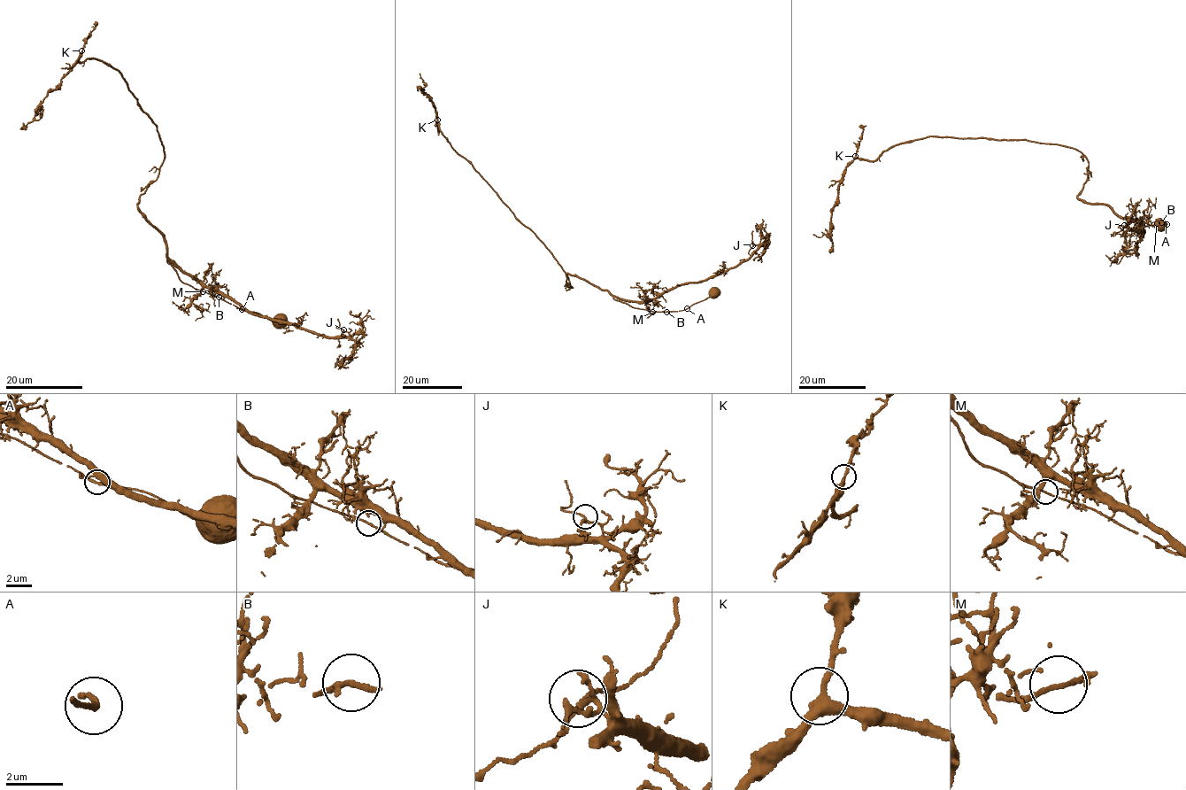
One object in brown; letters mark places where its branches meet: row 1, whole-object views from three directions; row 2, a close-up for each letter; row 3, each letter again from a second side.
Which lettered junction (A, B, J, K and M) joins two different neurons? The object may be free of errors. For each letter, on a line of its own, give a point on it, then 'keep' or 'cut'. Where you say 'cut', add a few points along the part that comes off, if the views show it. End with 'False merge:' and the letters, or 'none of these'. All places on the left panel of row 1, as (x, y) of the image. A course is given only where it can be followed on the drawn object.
A: place (242, 309); keep
B: place (219, 297); keep
J: place (343, 329); keep
K: place (81, 50); keep
M: place (203, 291); keep
False merge: none of these

